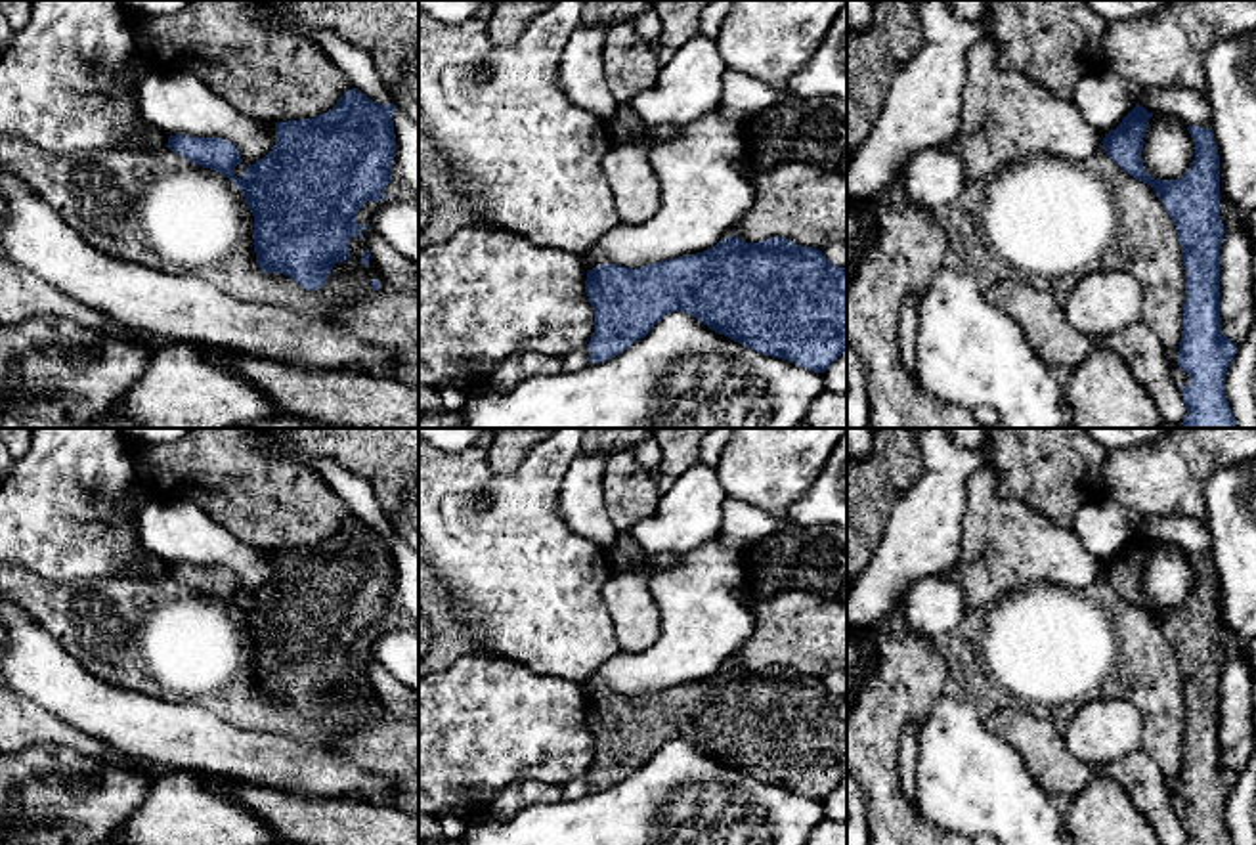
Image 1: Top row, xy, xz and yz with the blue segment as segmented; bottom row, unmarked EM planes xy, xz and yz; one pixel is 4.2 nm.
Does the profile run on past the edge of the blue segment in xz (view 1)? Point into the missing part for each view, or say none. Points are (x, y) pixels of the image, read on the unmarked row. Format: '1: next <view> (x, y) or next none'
1: next none

